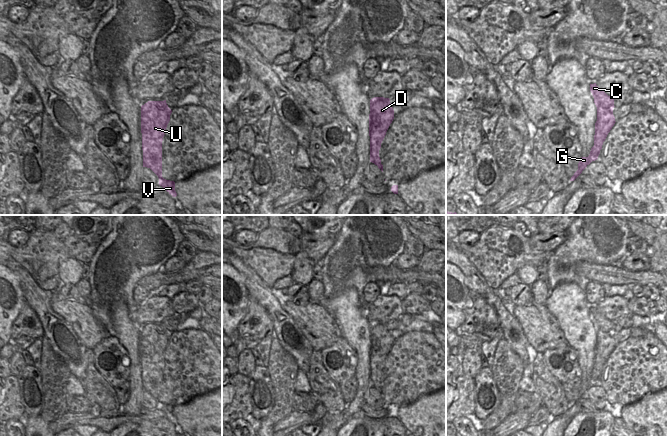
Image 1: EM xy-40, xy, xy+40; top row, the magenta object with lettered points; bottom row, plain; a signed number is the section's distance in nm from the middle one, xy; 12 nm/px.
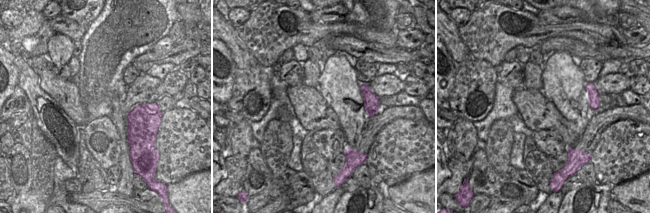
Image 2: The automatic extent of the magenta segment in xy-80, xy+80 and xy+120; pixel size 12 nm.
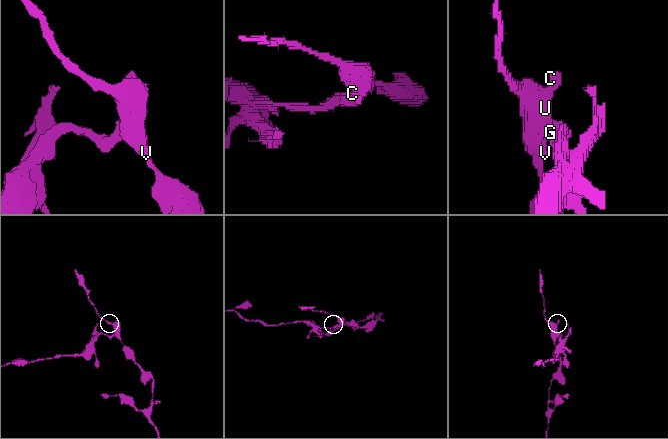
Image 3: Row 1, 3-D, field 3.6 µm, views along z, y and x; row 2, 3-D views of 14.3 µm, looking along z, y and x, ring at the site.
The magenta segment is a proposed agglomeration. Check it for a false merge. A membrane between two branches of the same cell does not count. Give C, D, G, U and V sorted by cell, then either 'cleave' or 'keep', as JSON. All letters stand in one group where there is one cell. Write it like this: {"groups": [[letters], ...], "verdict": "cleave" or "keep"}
{"groups": [["C", "D", "U", "V"], ["G"]], "verdict": "cleave"}

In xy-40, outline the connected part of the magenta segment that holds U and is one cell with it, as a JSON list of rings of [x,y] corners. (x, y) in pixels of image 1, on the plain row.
[[[148,325],[141,330],[143,391],[150,392],[159,402],[159,409],[173,421],[175,406],[162,401],[162,365],[172,334],[164,325]]]

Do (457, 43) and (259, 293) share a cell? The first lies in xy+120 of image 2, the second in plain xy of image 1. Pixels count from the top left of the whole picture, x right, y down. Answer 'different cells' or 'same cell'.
same cell

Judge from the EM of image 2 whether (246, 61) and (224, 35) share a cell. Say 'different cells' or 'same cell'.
same cell

